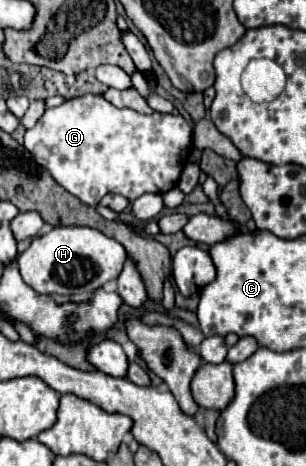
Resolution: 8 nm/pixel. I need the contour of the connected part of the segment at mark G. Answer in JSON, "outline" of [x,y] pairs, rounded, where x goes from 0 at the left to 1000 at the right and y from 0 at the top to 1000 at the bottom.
{"outline":[[[278,202],[265,210],[219,215],[186,232],[154,232],[141,253],[82,283],[82,322],[219,412],[291,442],[317,442],[343,416],[395,416],[435,433],[480,412],[539,416],[572,403],[624,326],[624,288],[631,266],[618,266],[592,245],[500,240],[493,249],[474,249],[422,232],[389,236],[337,206]]]}

